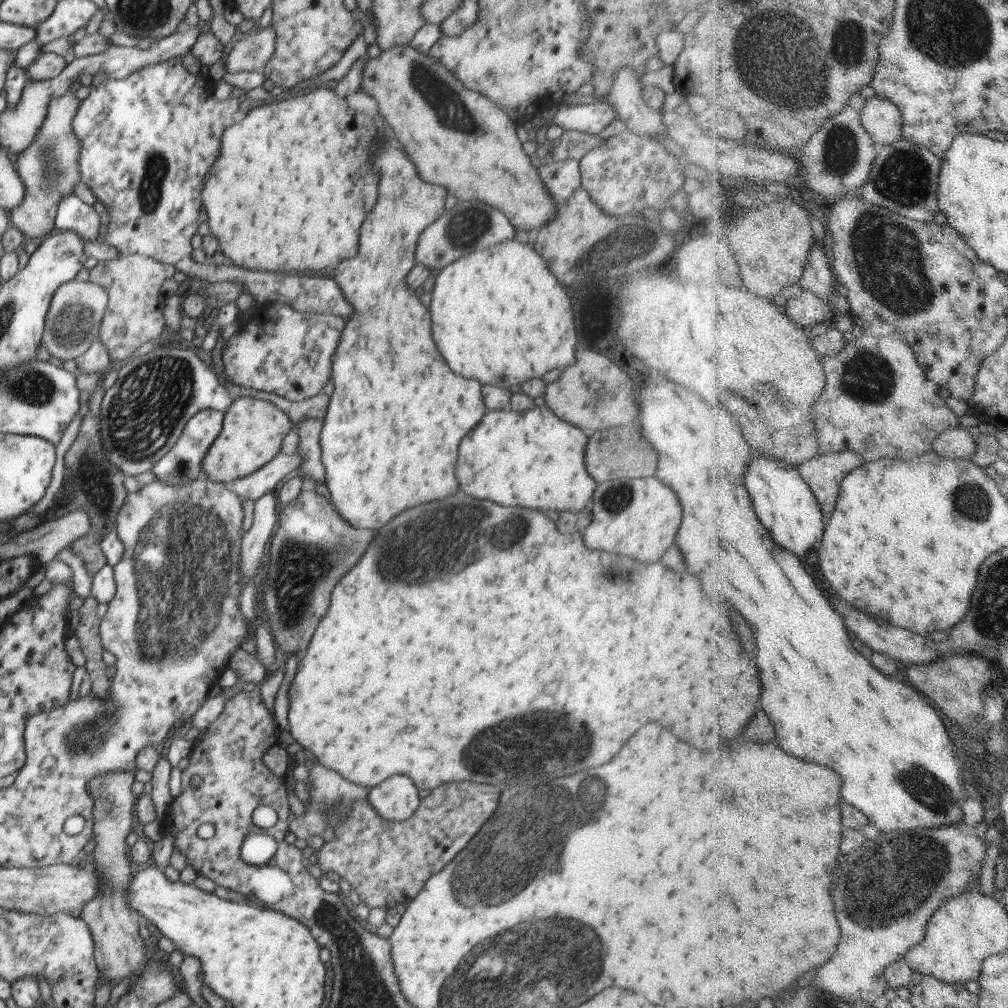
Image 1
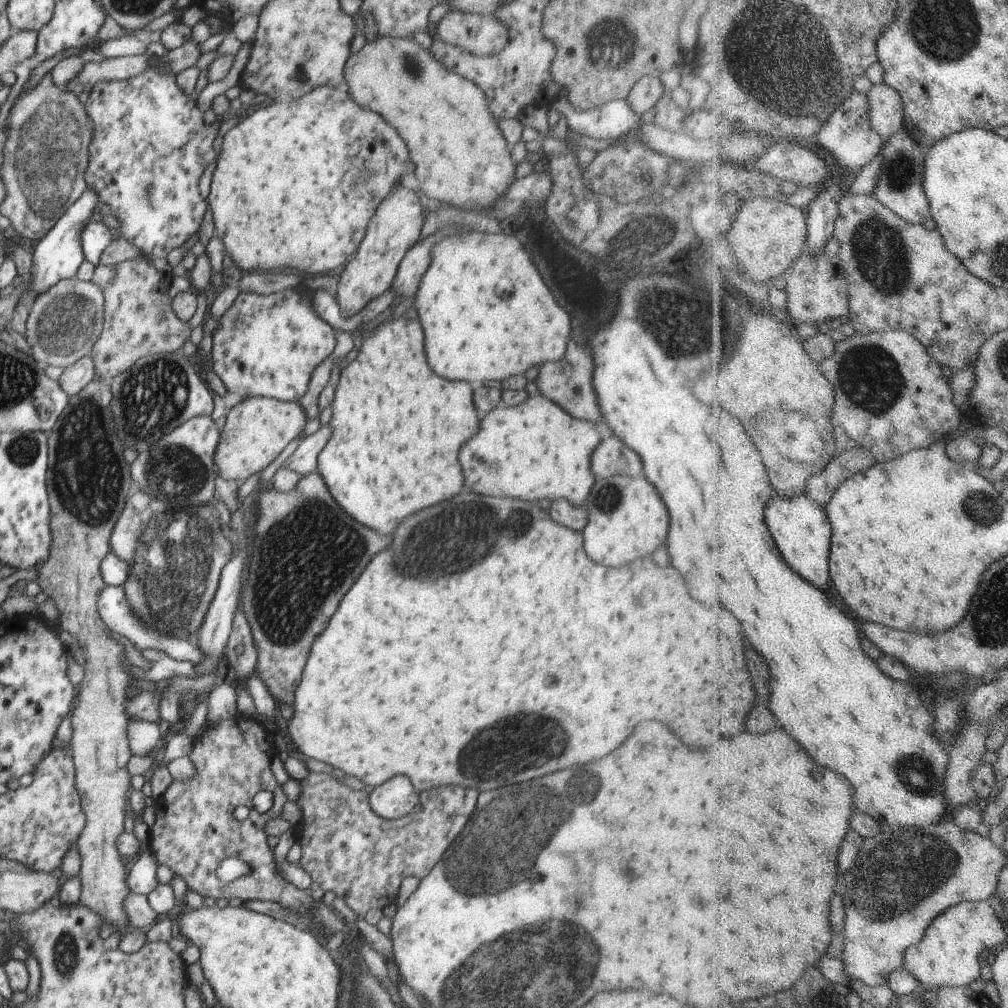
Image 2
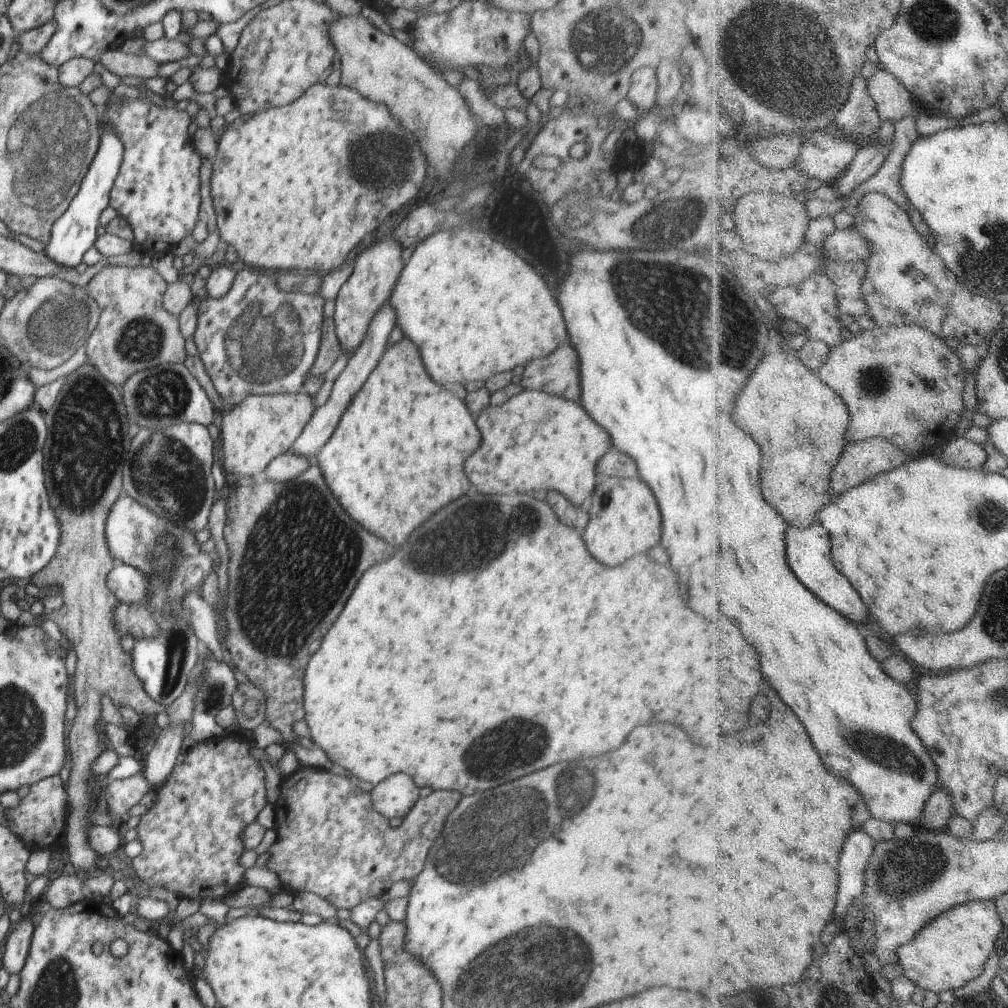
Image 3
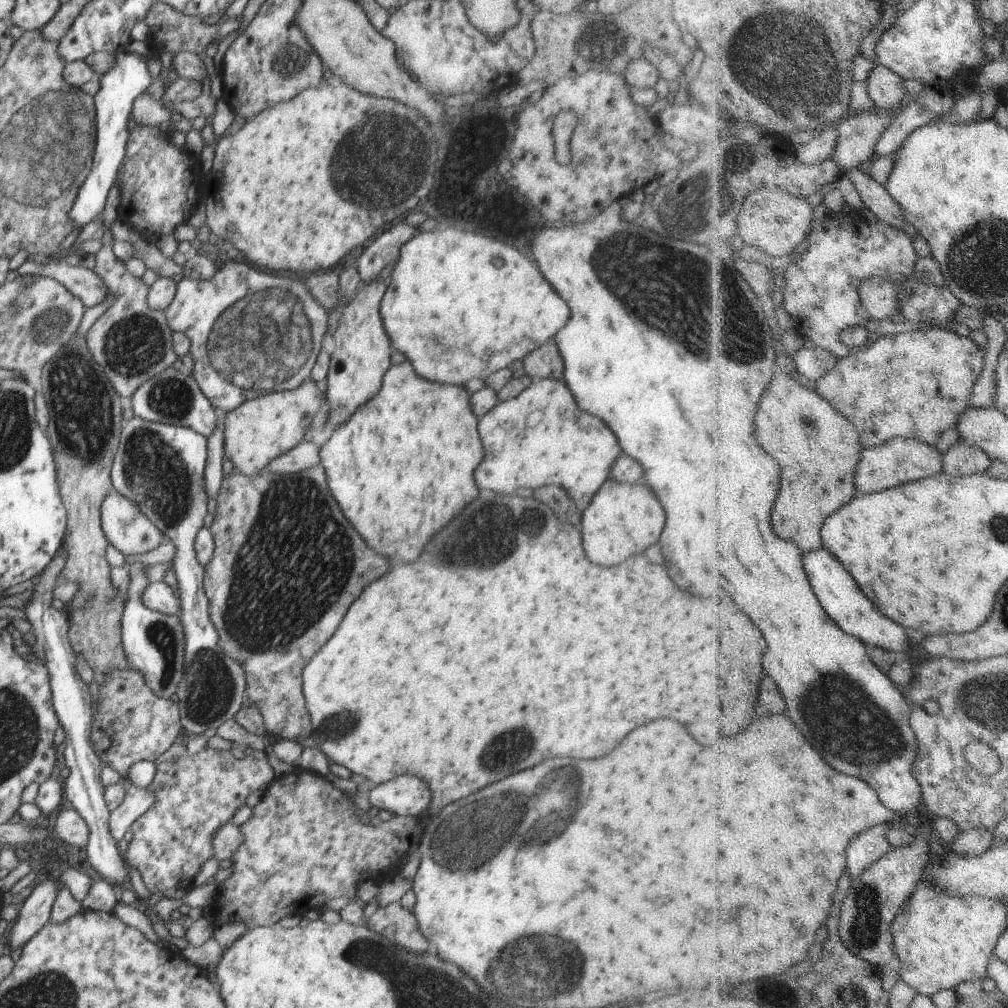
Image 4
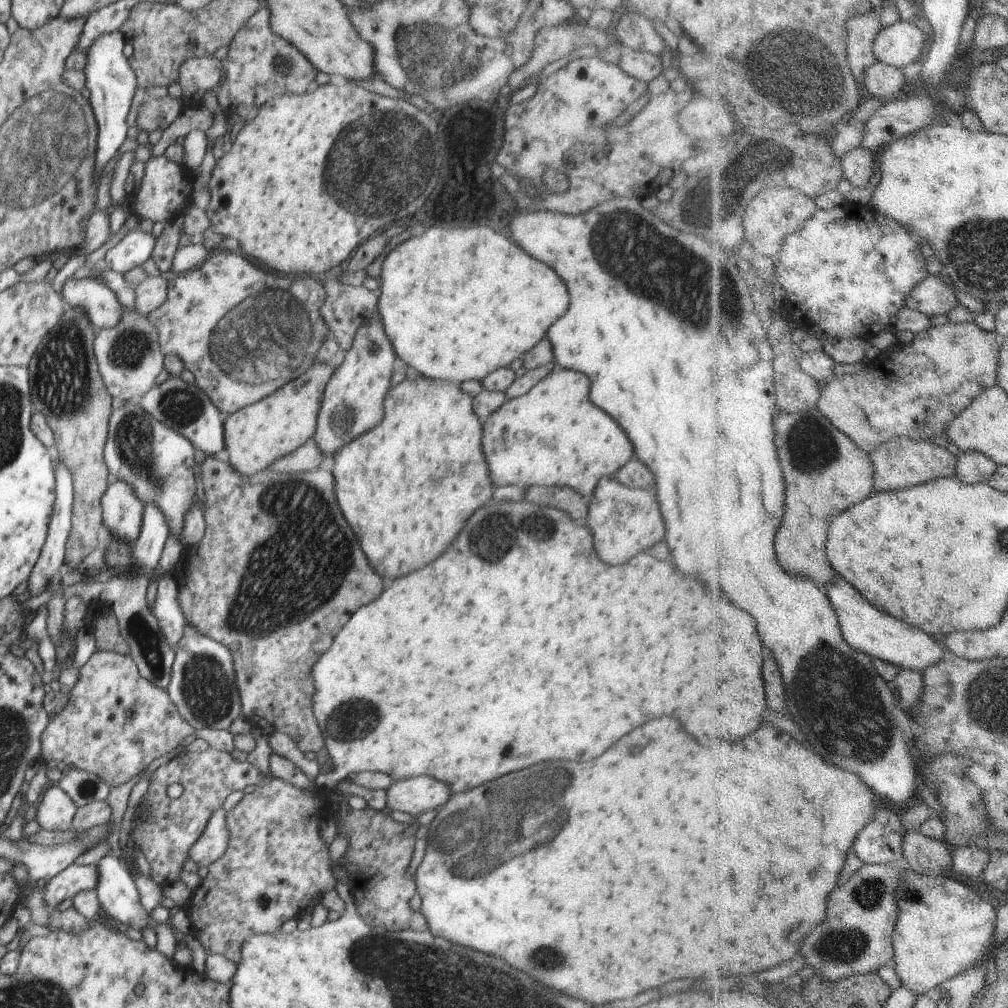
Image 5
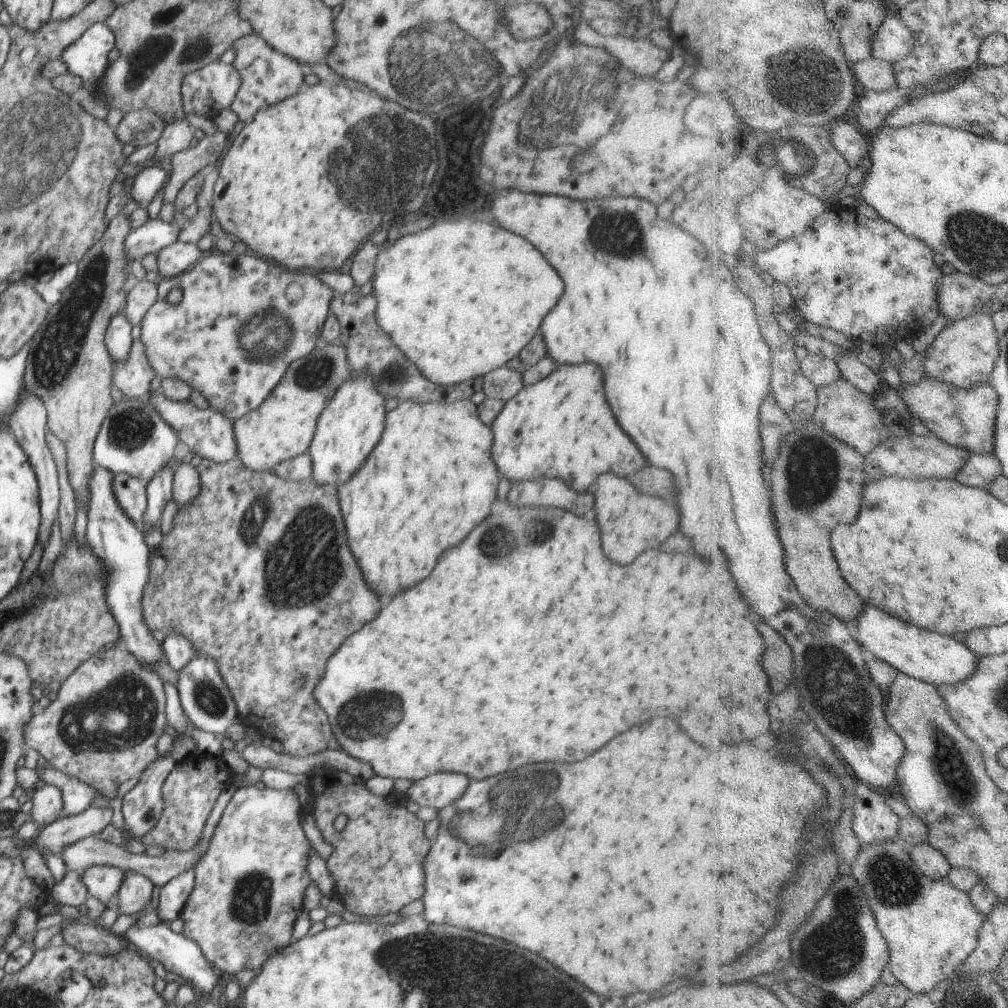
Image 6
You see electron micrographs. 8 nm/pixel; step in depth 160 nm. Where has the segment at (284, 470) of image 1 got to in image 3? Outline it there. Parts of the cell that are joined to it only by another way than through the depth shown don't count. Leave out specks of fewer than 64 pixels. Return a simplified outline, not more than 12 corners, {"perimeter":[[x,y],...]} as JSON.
{"perimeter":[[391,298],[291,451],[315,460],[386,349]]}

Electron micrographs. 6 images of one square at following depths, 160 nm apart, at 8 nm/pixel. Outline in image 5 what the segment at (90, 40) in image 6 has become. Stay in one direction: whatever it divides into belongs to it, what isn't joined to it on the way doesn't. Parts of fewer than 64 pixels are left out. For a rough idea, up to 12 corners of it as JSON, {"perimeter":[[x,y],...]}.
{"perimeter":[[120,31],[84,52],[97,172],[119,151],[137,78]]}

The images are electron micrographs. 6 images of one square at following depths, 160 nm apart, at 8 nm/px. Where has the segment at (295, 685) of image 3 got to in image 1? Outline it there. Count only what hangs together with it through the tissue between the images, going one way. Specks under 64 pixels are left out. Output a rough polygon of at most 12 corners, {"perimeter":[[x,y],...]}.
{"perimeter":[[306,485],[280,508],[262,604],[304,654],[374,530]]}

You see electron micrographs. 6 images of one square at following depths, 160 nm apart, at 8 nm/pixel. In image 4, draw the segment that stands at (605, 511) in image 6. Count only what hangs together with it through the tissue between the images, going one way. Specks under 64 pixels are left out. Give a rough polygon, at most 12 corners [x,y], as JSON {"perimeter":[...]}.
{"perimeter":[[608,478],[581,513],[586,556],[618,566],[664,530],[646,484]]}

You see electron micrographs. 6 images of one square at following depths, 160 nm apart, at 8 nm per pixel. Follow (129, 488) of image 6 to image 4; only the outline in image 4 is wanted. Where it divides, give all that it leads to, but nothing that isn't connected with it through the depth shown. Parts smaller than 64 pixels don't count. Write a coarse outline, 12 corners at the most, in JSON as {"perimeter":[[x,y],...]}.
{"perimeter":[[114,488],[100,510],[108,542],[124,556],[166,542],[138,505]]}

